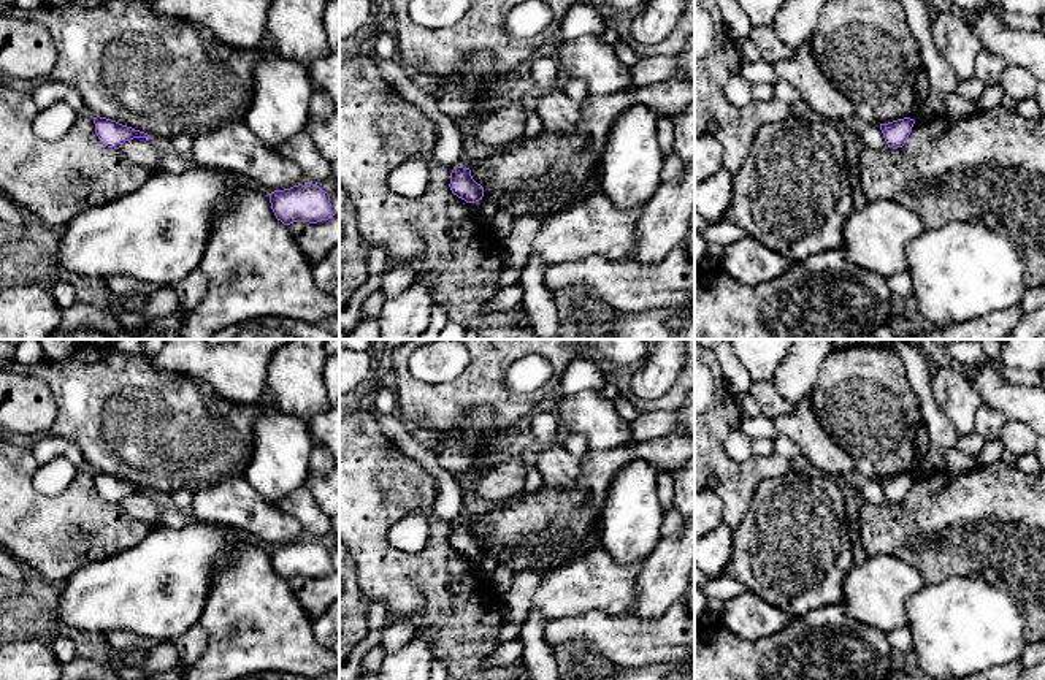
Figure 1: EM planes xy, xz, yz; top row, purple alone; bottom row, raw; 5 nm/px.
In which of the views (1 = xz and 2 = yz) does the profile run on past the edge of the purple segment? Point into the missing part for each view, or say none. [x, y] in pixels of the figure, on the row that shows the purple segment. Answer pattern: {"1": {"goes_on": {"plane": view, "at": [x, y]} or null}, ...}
{"1": {"goes_on": null}, "2": {"goes_on": null}}

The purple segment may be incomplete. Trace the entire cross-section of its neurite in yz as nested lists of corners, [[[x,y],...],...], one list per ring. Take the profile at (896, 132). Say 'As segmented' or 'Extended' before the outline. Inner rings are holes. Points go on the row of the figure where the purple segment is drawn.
As segmented. [[[910,117],[898,119],[888,124],[880,124],[880,130],[888,147],[902,147],[912,132],[915,120]]]

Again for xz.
As segmented. [[[454,166],[449,187],[466,203],[476,203],[484,197],[484,187],[473,179],[469,168]]]

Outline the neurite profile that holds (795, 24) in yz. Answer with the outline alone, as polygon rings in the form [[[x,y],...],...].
[[[787,0],[771,29],[791,49],[810,41],[828,0]]]

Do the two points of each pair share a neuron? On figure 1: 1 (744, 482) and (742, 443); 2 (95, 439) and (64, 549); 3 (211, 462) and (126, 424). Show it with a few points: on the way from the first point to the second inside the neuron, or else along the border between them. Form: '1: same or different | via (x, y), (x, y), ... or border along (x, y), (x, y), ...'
1: different | border along (738, 428), (727, 438), (725, 452), (746, 462)
2: different | border along (86, 466), (94, 471)
3: same | via (191, 441), (184, 435), (146, 427)

